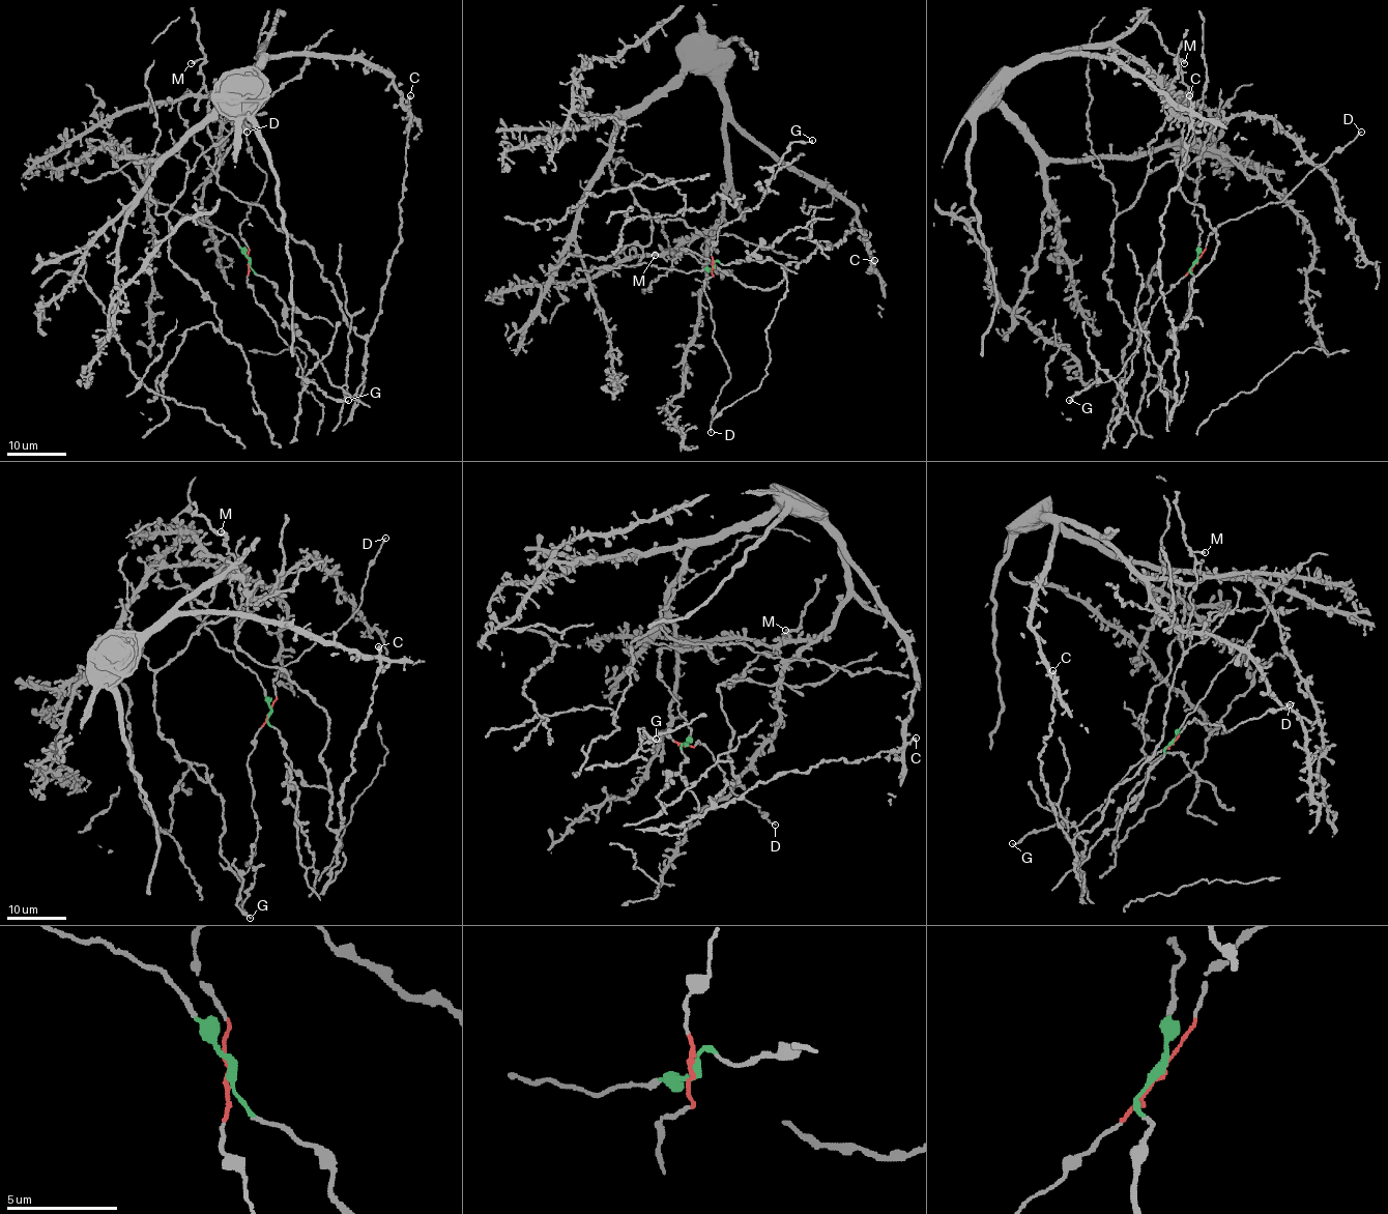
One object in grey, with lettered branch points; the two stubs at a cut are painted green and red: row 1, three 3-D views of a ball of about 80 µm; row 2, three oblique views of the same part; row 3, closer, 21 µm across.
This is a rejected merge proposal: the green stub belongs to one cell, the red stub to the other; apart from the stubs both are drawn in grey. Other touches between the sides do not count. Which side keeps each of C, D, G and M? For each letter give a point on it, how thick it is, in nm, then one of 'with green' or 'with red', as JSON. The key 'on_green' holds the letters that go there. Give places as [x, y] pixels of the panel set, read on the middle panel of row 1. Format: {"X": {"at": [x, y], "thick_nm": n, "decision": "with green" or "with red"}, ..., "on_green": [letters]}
{"C": {"at": [874, 260], "thick_nm": 320, "decision": "with green"}, "D": {"at": [711, 432], "thick_nm": 160, "decision": "with red"}, "G": {"at": [812, 140], "thick_nm": 150, "decision": "with red"}, "M": {"at": [655, 255], "thick_nm": 300, "decision": "with green"}, "on_green": ["C", "M"]}

